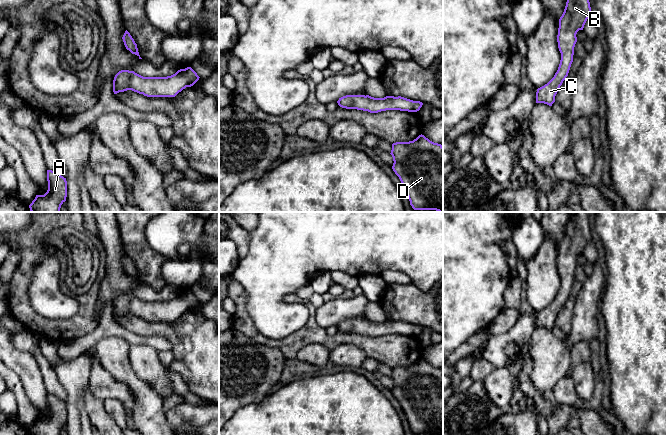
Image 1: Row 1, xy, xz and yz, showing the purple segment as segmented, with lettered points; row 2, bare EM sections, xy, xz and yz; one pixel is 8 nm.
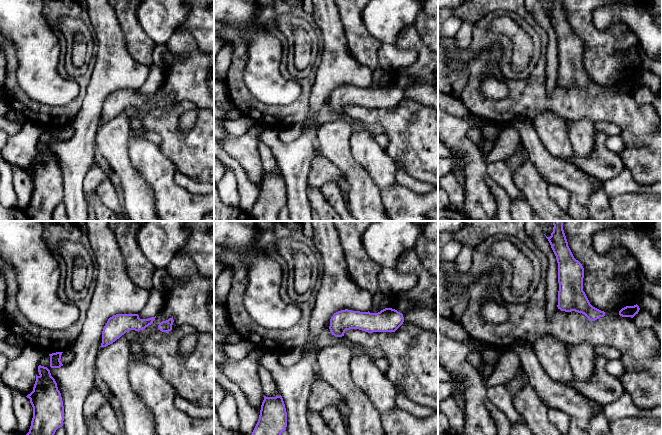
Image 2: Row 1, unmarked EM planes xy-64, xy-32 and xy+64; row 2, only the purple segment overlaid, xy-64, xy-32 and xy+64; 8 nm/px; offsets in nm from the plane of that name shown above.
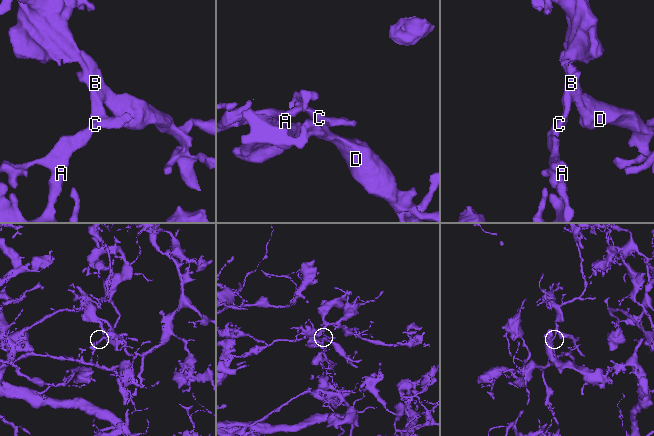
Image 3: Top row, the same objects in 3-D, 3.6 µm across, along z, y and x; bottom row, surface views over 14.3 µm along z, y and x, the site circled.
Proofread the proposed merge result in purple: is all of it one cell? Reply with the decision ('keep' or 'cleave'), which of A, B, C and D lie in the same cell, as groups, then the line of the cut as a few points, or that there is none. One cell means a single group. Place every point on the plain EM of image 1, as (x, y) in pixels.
keep | A B C D | no cut

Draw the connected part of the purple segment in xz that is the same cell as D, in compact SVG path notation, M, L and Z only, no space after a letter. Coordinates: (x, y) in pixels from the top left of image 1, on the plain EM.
M424 359L409 366L392 368L392 393L404 411L414 434L443 435L443 370Z

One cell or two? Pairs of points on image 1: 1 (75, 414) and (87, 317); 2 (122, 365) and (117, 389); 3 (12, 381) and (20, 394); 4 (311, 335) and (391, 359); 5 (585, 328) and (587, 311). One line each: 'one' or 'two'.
1: two
2: two
3: one
4: one
5: one

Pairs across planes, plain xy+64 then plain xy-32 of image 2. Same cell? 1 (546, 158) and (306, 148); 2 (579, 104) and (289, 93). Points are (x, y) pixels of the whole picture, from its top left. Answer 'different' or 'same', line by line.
1: different
2: different

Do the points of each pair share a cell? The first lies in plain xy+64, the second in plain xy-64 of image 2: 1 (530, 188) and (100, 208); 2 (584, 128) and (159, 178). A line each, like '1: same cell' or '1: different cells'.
1: same cell
2: same cell

